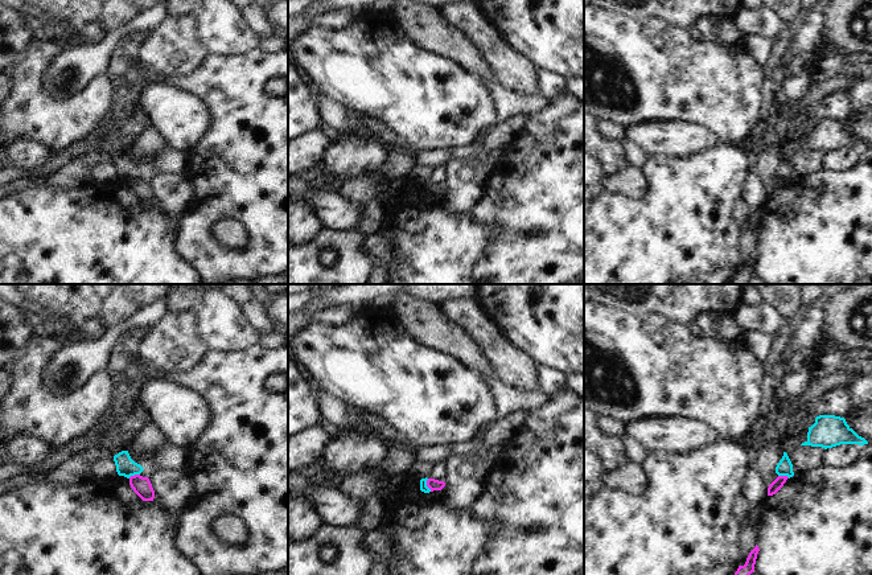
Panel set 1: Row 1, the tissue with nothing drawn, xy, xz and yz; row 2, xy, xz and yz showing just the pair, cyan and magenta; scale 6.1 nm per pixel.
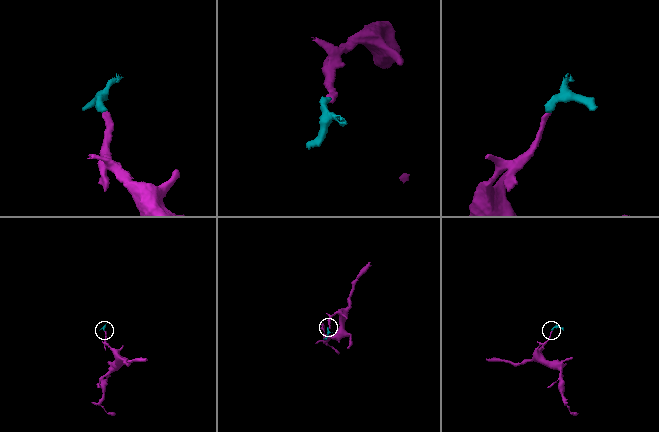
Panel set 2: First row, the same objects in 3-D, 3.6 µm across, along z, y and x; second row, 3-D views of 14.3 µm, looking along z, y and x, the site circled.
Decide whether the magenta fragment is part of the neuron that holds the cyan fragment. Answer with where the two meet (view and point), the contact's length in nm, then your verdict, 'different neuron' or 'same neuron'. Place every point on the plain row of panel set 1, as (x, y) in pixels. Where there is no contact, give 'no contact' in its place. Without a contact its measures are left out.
xz (426, 189) | 80 nm | different neuron

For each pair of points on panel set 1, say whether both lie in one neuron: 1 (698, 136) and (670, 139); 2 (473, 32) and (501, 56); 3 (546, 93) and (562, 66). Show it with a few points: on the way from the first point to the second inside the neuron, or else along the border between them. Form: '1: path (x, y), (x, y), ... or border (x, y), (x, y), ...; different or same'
1: path (691, 139), (677, 139); same
2: border (469, 40), (482, 46), (502, 41); different
3: border (537, 68), (554, 73), (562, 82); different

